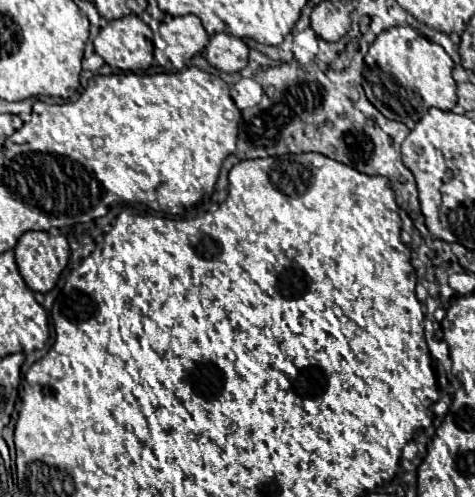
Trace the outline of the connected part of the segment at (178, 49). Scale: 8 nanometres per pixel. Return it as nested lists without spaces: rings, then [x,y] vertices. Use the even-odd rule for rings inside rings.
[[[167,15],[152,42],[157,64],[168,71],[166,73],[174,73],[183,69],[195,53],[201,53],[207,47],[209,35],[197,15]]]

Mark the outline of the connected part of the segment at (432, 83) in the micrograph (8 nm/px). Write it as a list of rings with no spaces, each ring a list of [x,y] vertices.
[[[409,25],[391,27],[379,33],[369,47],[369,55],[375,59],[379,75],[367,79],[367,97],[387,119],[401,121],[413,129],[431,107],[449,111],[457,103],[457,83],[451,77],[451,57],[441,45],[425,39]]]

